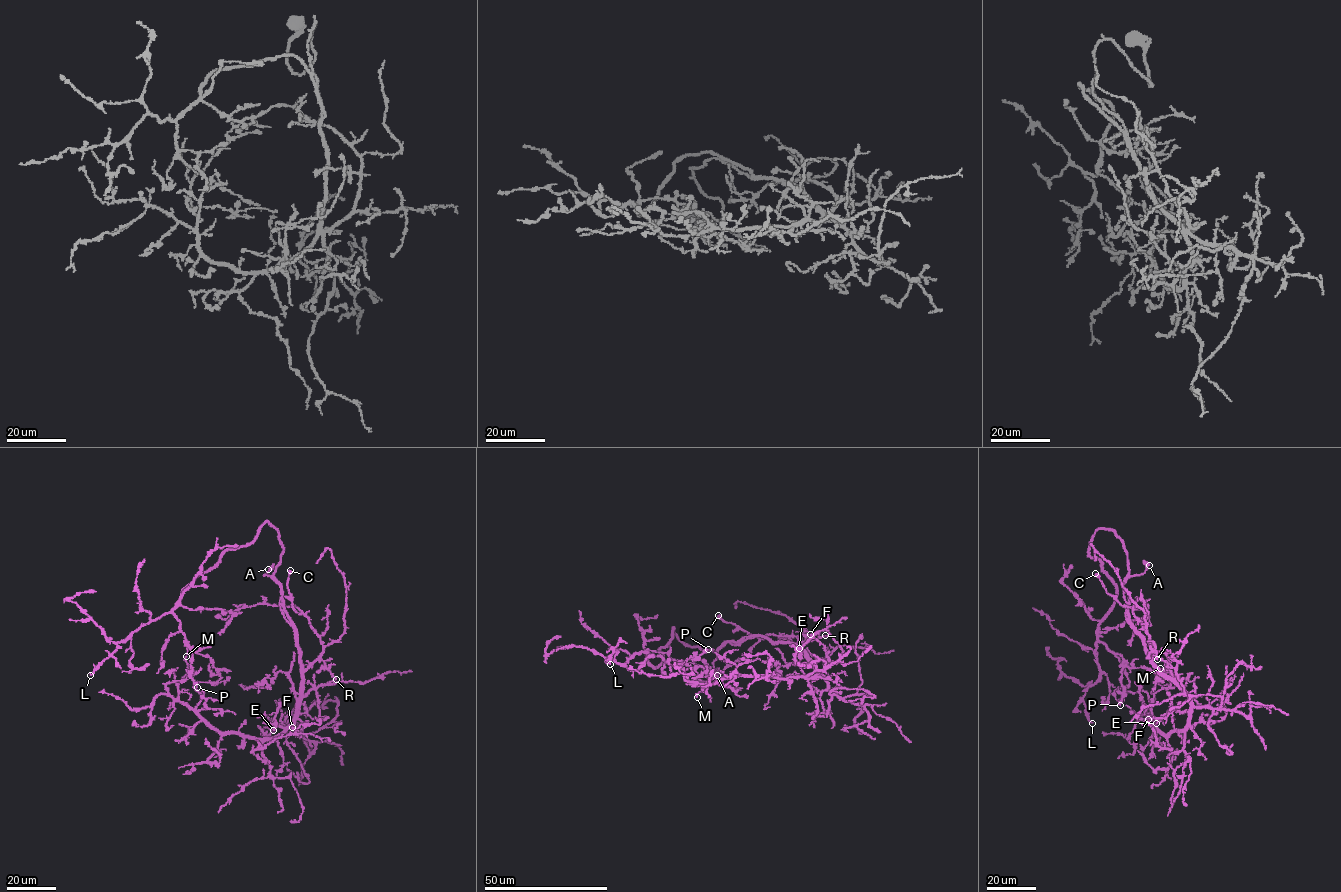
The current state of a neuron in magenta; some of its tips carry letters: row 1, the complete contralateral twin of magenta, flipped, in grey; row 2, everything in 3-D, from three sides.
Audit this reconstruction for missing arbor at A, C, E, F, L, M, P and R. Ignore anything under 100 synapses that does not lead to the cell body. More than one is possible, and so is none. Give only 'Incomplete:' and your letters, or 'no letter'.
Incomplete: A

